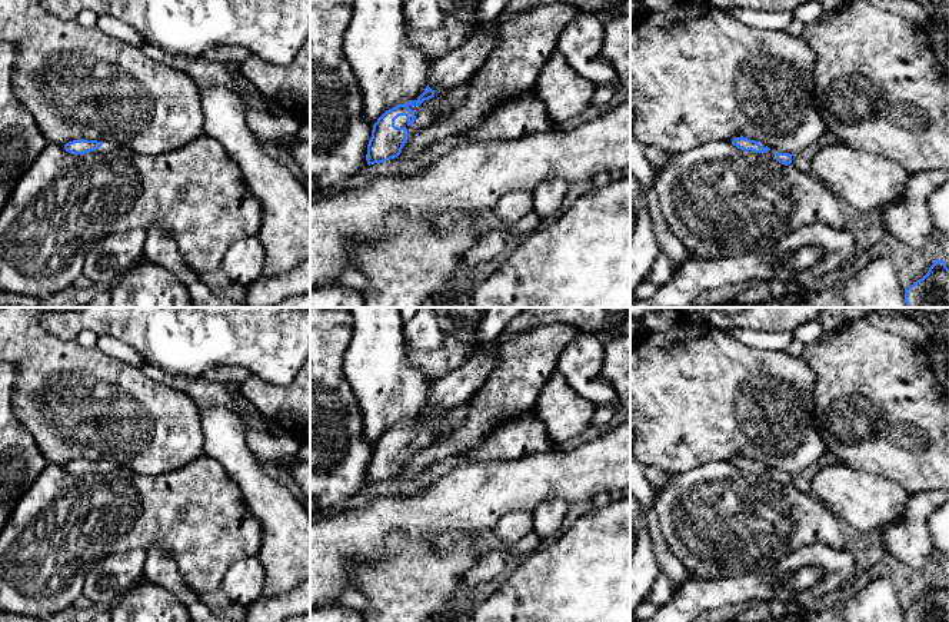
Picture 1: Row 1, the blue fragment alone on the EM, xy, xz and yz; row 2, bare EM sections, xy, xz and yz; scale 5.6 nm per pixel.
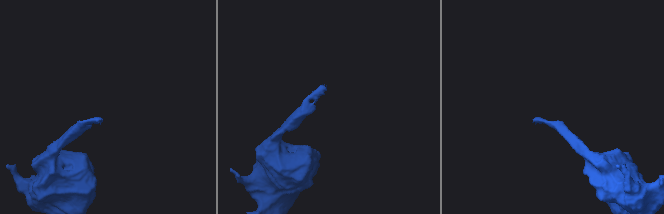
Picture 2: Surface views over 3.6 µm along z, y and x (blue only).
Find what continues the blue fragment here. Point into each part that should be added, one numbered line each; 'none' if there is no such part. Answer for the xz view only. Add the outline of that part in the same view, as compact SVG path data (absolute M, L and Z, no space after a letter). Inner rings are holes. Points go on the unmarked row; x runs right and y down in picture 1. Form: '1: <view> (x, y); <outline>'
1: xz (446, 393); M525 307L500 336L490 343L485 343L460 370L433 382L427 405L434 412L434 416L417 428L409 426L416 436L412 446L407 445L406 436L399 436L394 440L394 446L404 448L409 453L407 459L429 448L434 442L433 423L442 419L446 412L469 400L483 385L496 365L493 349L506 337L552 323L575 325L582 332L600 336L617 326L627 315L630 315L630 310L607 310L606 307Z

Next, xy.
1: xy (107, 466); M101 460L101 466L97 470L89 472L89 473L106 475L106 473L110 473L110 472L116 470L117 468L119 468L119 465L111 462L111 460Z

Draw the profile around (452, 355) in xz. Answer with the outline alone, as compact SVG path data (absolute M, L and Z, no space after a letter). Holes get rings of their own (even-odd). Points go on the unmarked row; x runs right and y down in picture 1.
M443 335L442 346L436 350L419 350L406 340L409 362L419 367L432 383L460 370L482 347L485 343L466 343L450 335Z

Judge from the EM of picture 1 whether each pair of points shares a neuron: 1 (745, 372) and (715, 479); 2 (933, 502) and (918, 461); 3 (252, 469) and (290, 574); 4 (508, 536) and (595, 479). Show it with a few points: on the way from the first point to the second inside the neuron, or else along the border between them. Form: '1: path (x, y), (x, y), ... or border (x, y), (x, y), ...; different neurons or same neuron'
1: border (731, 461), (712, 461), (688, 469); different neurons
2: border (933, 491), (911, 495); different neurons
3: path (263, 495), (285, 521), (290, 535), (290, 548); same neuron
4: border (532, 511), (515, 511), (506, 514), (499, 521); different neurons

